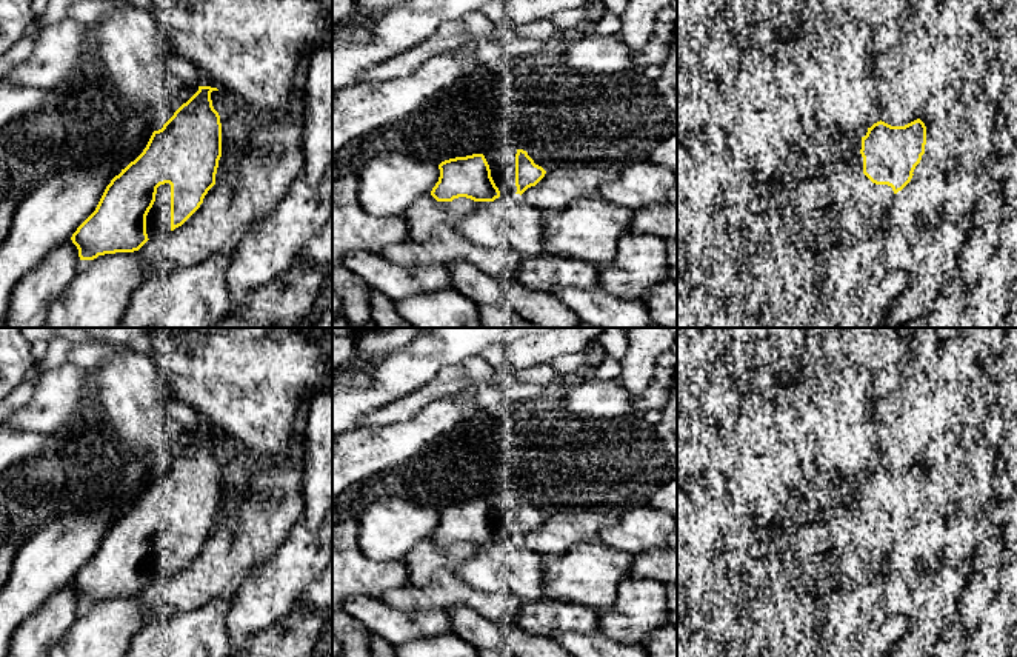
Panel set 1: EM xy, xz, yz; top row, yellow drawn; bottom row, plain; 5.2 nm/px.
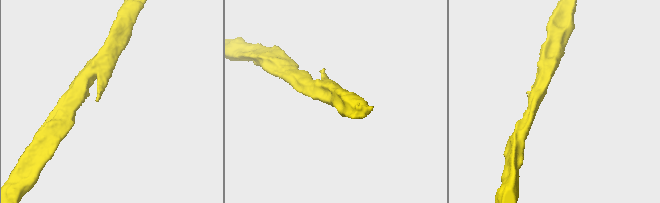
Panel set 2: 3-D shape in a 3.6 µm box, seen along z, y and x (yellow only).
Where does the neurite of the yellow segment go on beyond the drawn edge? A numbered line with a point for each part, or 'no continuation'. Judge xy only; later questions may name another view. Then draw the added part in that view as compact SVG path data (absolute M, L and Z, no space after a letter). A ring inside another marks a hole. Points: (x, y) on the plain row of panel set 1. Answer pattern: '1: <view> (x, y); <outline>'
1: xy (159, 562); M171 529L157 532L155 546L146 560L146 575L157 580L171 575Z

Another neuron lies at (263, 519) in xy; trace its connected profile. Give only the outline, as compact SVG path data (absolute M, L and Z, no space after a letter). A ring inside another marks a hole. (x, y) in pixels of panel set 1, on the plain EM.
M278 462L272 471L254 474L249 480L249 494L237 506L231 517L232 522L215 528L205 540L200 552L182 571L148 585L140 592L145 609L143 626L169 615L195 611L217 599L234 602L243 577L268 560L288 537L294 523L302 520L303 486L303 462Z

